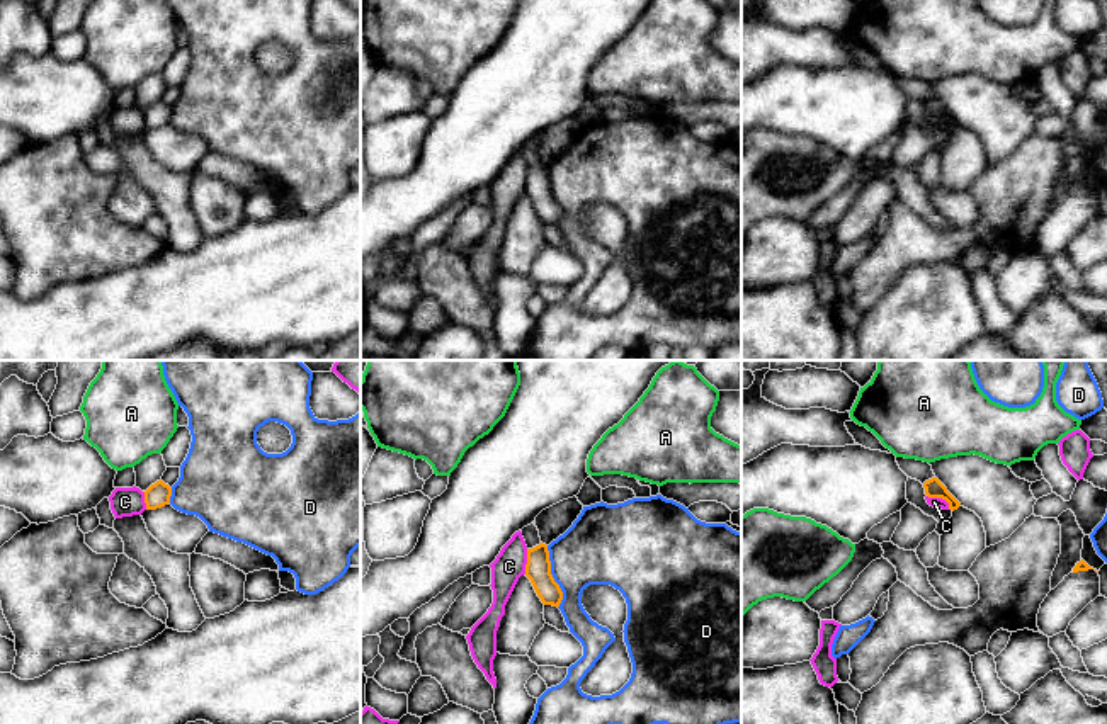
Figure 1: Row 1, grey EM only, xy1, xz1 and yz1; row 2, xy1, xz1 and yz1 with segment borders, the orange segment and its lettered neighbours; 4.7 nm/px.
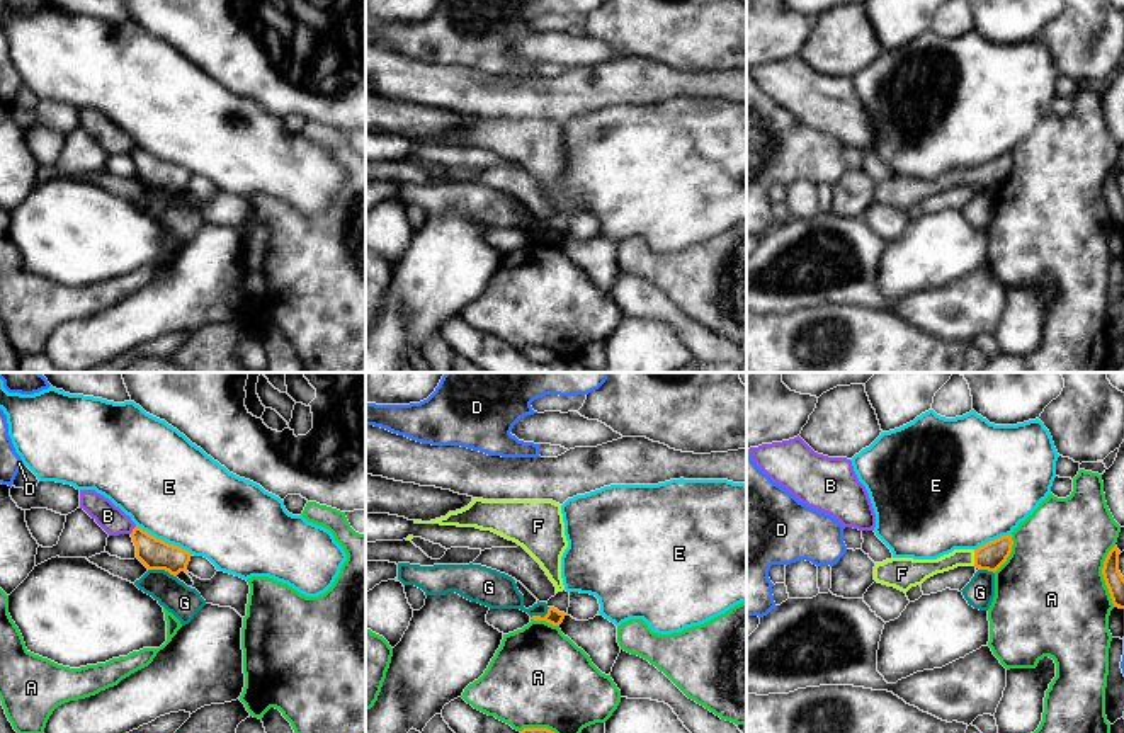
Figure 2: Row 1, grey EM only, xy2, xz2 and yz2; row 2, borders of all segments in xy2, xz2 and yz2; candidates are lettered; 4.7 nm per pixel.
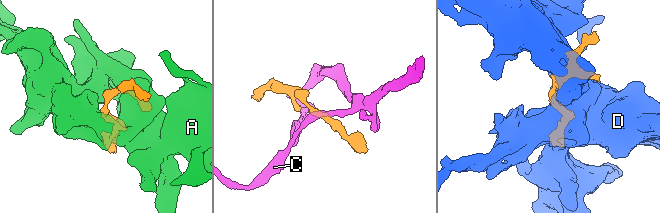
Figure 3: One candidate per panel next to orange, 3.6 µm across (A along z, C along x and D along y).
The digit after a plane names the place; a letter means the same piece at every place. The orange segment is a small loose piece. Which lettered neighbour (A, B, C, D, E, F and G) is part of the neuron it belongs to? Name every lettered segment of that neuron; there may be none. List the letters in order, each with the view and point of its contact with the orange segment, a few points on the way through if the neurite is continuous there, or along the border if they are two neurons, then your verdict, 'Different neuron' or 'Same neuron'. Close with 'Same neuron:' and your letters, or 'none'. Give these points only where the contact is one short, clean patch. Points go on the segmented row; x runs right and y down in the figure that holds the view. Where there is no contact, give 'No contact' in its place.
A: Touches orange at yz2 (1009, 555). Different neuron
B: Touches orange at xy2 (133, 529). Different neuron
C: Touches orange at yz1 (941, 497). Boundary: yz1 (927, 495), (942, 498), (949, 509). Different neuron
D: Touches orange at xz1 (551, 576). Different neuron
E: Touches orange at xy2 (164, 541). Different neuron
F: Touches orange at yz2 (975, 558). Path across: yz2 (990, 556), (975, 558), (954, 558), (924, 568). Same neuron
G: Touches orange at xy2 (162, 568). Boundary: xy2 (148, 568), (164, 568), (175, 577). Different neuron
Same neuron: F

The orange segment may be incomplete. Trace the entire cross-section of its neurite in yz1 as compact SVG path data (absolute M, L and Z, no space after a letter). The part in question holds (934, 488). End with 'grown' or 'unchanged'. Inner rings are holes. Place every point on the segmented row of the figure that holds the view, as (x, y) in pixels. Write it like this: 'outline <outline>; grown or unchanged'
outline M937 478L925 481L923 488L928 498L945 500L949 503L949 510L954 512L961 506L961 503L947 491L947 488Z; unchanged

